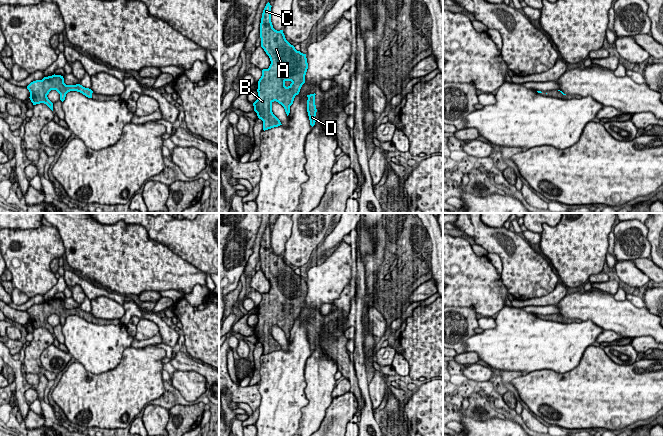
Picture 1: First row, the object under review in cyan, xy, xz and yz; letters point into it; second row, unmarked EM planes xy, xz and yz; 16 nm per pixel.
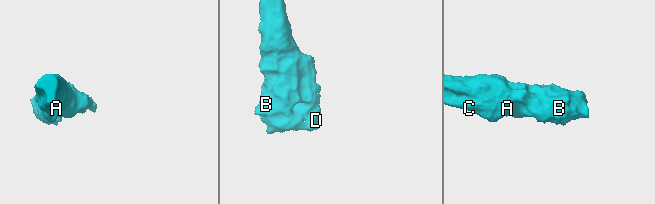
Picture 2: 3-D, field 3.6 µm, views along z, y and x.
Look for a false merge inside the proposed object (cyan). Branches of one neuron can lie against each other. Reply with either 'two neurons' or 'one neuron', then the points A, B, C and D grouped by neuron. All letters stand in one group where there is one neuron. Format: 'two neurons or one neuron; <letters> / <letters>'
one neuron; A B C D

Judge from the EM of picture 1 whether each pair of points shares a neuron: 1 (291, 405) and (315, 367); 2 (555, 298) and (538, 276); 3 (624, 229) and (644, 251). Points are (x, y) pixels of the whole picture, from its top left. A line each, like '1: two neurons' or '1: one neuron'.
1: two neurons
2: two neurons
3: one neuron

